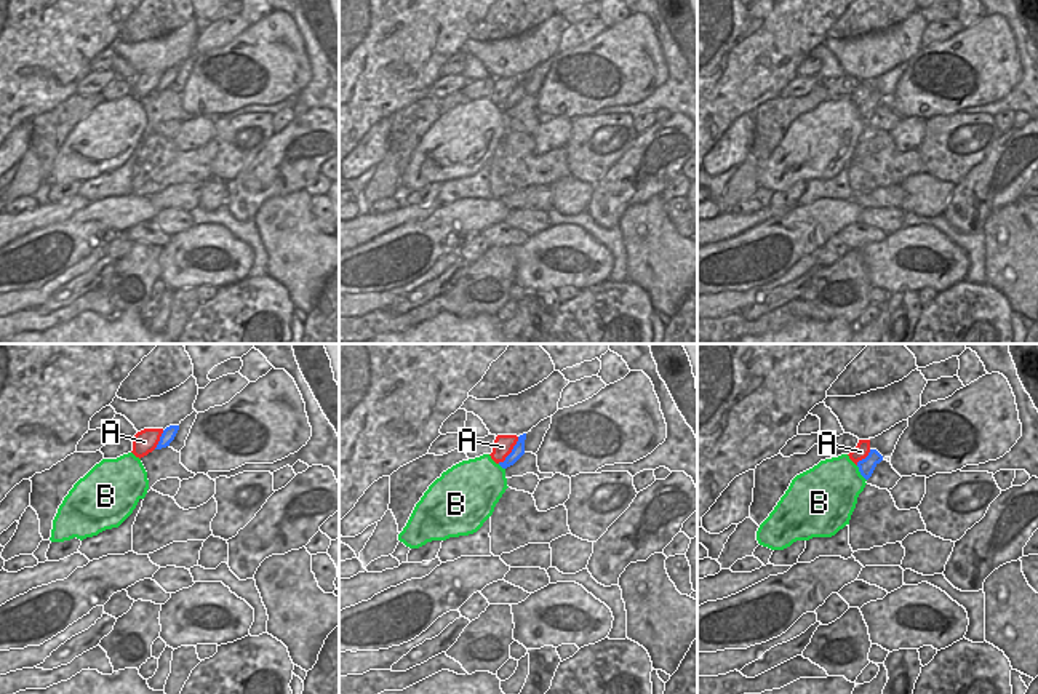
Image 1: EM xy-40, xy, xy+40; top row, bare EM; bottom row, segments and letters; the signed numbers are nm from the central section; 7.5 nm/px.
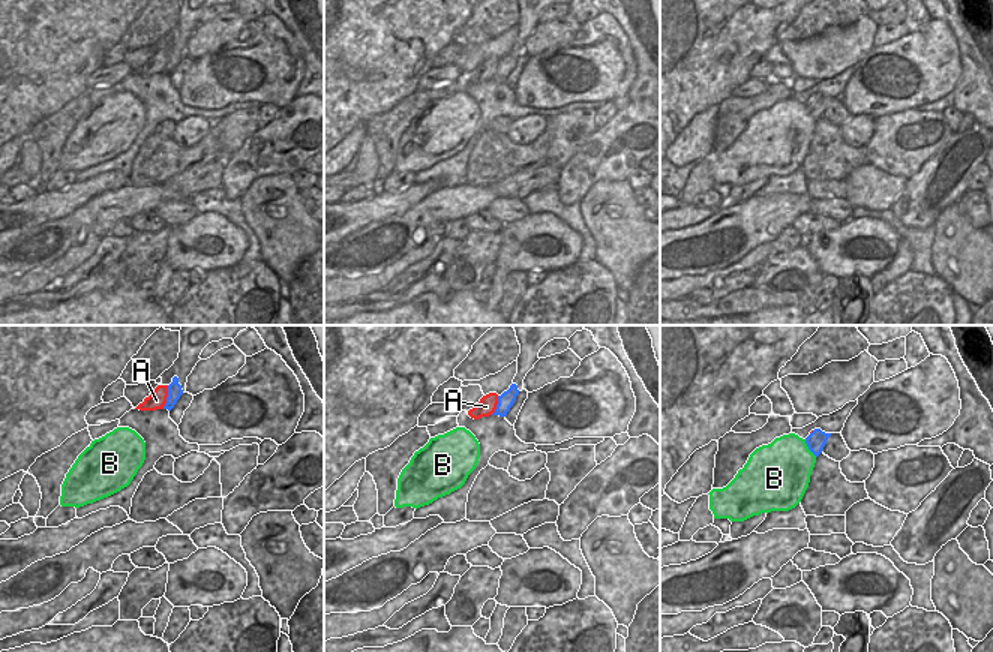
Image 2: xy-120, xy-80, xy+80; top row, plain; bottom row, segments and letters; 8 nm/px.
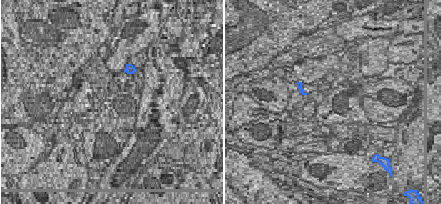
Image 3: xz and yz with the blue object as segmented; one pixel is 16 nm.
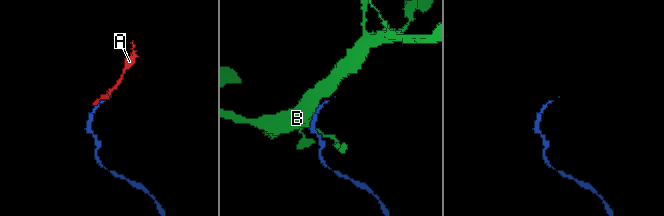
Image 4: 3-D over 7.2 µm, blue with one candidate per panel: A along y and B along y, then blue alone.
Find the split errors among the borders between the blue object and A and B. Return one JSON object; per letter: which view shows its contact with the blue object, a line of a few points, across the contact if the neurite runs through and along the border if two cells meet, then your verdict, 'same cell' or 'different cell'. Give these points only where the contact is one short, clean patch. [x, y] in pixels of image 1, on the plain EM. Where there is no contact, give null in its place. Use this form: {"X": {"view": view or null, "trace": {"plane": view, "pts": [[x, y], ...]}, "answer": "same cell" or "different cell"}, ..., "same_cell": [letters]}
{"A": {"view": "xy", "answer": "same cell"}, "B": {"view": "xy+40", "answer": "different cell"}, "same_cell": ["A"]}

